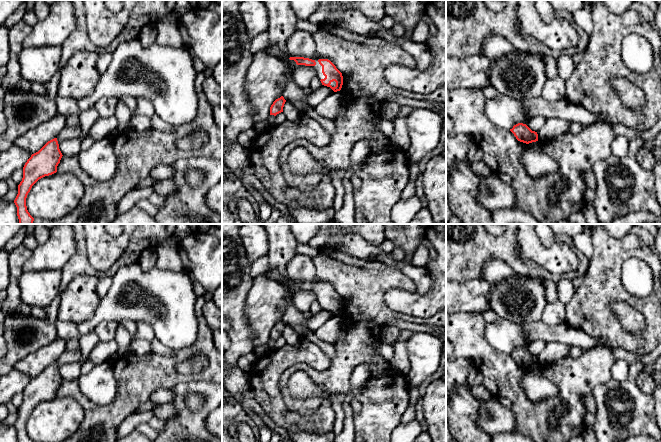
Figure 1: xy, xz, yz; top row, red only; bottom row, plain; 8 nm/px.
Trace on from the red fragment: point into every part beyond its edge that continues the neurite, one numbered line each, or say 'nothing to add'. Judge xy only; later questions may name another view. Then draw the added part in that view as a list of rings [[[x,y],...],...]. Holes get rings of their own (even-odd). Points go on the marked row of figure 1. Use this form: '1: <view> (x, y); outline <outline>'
nothing to add

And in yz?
nothing to add

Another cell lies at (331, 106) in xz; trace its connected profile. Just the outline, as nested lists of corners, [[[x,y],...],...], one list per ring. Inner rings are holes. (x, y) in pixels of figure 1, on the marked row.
[[[340,91],[331,93],[314,110],[320,116],[333,120],[342,112],[342,93]]]

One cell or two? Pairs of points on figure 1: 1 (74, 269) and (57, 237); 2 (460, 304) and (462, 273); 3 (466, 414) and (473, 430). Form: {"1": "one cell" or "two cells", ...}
{"1": "two cells", "2": "two cells", "3": "one cell"}

